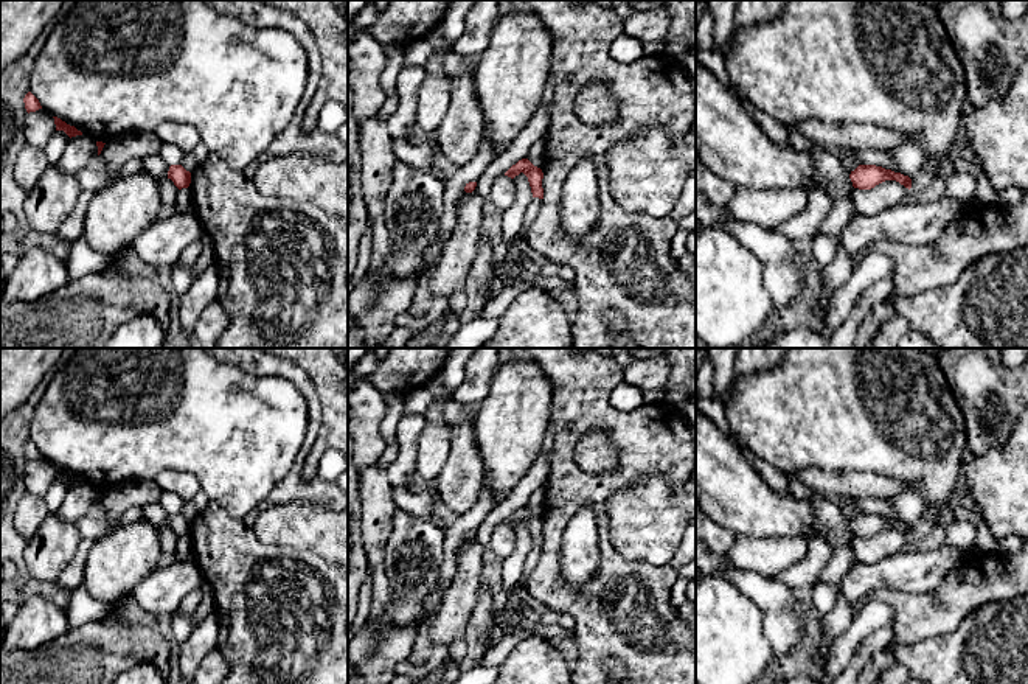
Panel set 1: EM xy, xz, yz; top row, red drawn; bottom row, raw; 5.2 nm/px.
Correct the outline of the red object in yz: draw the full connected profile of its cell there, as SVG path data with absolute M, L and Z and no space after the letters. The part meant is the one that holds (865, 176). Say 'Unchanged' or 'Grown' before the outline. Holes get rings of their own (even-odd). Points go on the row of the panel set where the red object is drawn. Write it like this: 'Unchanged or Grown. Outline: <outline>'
Unchanged. Outline: M859 165L851 171L849 179L853 187L859 190L871 190L885 180L896 180L905 188L912 188L912 179L908 176L876 165Z

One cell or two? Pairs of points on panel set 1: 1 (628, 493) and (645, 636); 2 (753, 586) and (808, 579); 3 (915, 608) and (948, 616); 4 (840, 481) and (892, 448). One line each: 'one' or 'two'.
1: two
2: two
3: one
4: two

